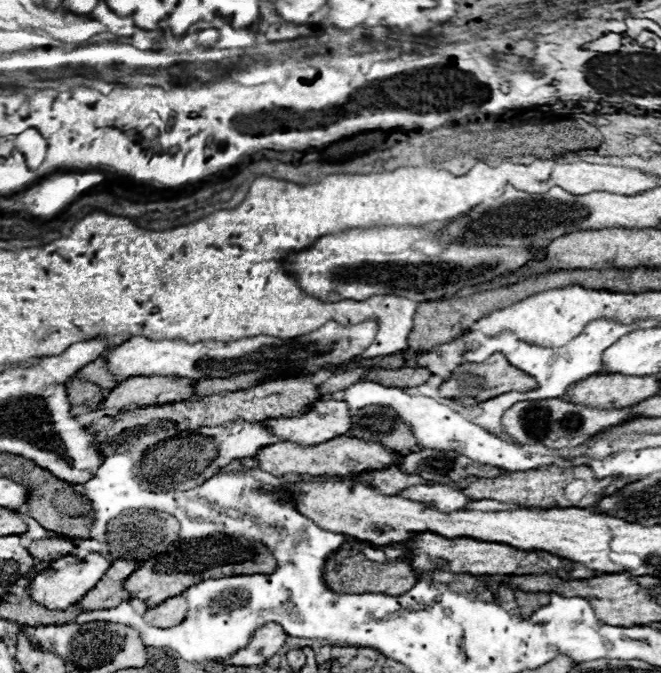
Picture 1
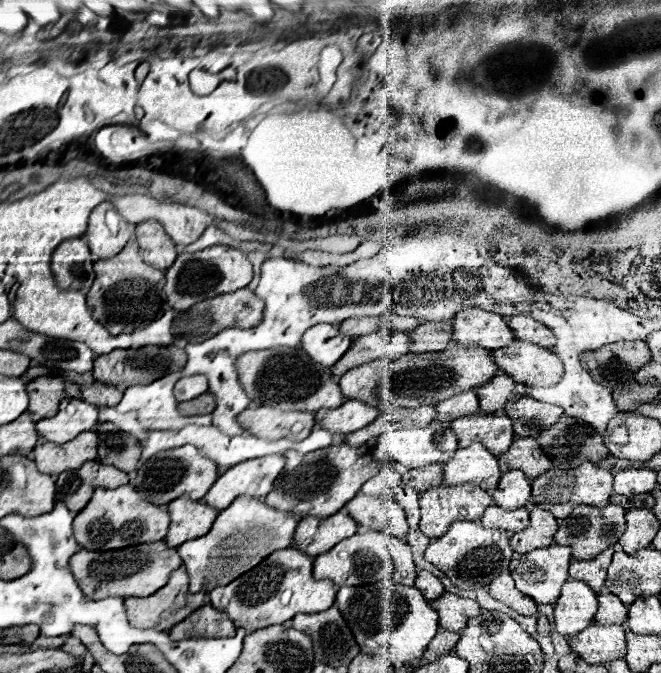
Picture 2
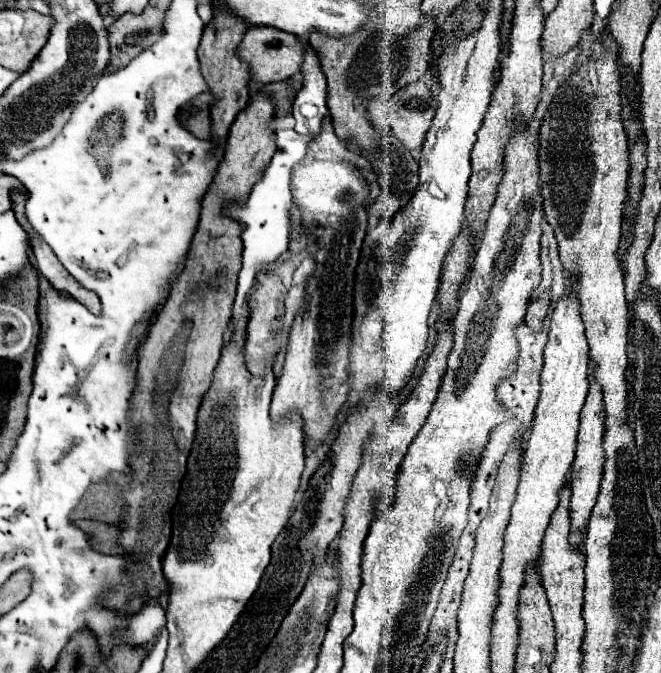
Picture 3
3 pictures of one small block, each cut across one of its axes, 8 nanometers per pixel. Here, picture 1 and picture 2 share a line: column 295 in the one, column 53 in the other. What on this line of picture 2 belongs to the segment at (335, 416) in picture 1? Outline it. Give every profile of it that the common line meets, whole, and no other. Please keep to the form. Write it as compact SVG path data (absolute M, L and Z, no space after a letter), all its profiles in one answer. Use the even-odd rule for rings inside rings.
M76 398L62 404L66 404L66 408L62 406L54 418L46 418L36 424L36 430L42 438L54 444L64 444L98 424L98 408L94 404Z

